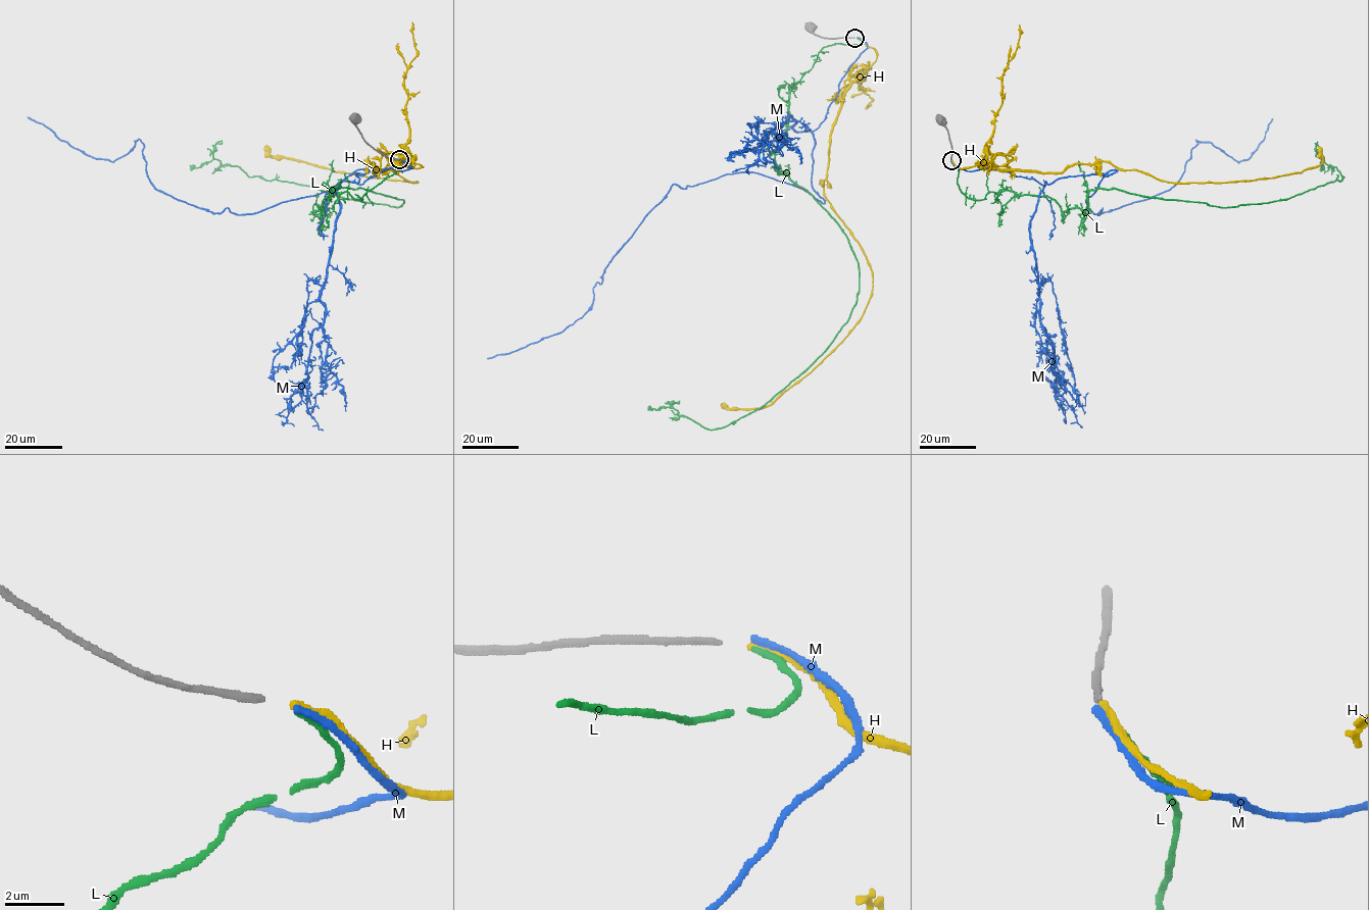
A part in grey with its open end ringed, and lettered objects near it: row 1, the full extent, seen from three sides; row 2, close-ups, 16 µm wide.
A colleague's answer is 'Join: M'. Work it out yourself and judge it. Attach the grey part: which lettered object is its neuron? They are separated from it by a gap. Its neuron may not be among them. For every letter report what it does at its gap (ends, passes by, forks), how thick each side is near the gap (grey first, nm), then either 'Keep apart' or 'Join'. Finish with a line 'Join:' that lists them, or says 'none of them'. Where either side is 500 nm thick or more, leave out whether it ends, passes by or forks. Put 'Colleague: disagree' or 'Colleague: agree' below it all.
H: It ends there. Thickness 240 nm (grey) against 240 nm. Keep apart
L: It ends there. Thickness 240 nm (grey) against 190 nm. Keep apart
M: It ends there. Thickness 240 nm (grey) against 240 nm. Join
Join: M
Colleague: agree

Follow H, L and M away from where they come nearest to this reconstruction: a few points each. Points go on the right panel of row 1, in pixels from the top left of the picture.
H: (951, 160), (960, 168), (991, 163), (1041, 172), (1110, 161), (1168, 182), (1234, 182), (1317, 167), (1318, 146)
L: (951, 160), (967, 197), (1013, 191), (1063, 211), (1097, 188), (1235, 207), (1343, 177), (1321, 171)
M: (951, 160), (1041, 185), (1117, 170), (1085, 199), (1095, 214), (1167, 191), (1195, 140), (1248, 159), (1272, 118)

